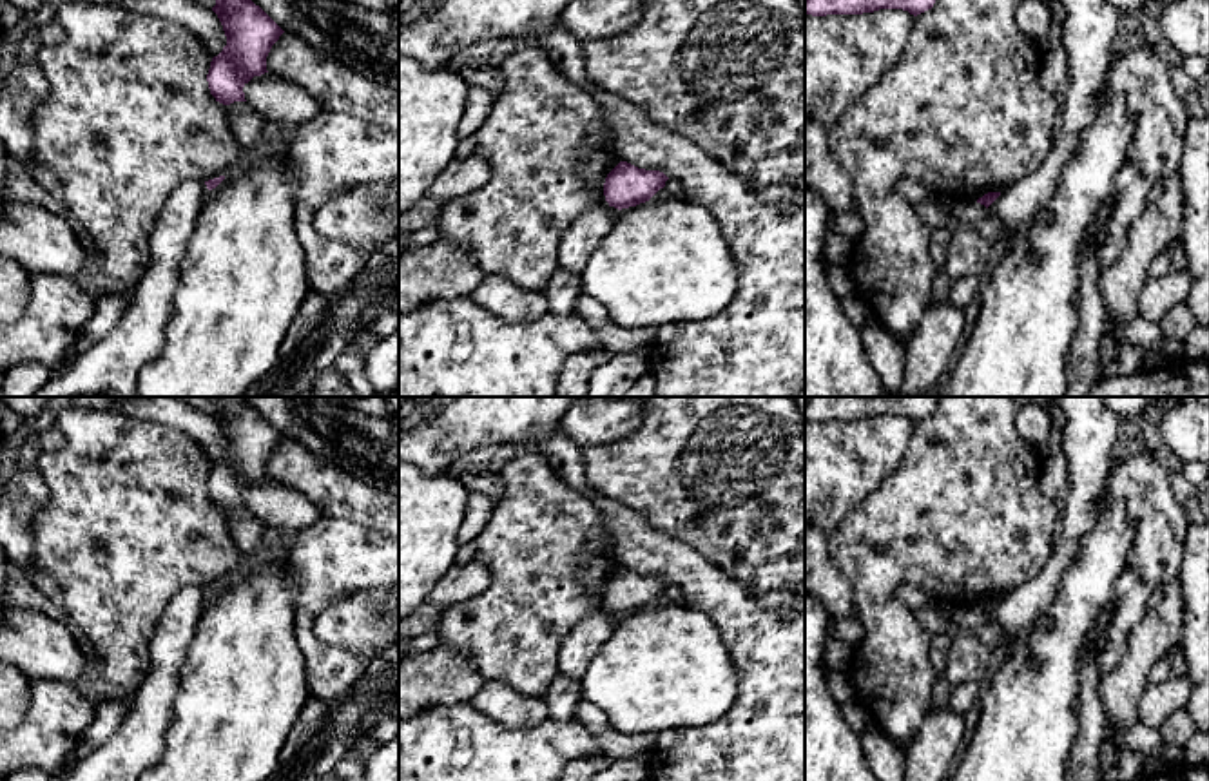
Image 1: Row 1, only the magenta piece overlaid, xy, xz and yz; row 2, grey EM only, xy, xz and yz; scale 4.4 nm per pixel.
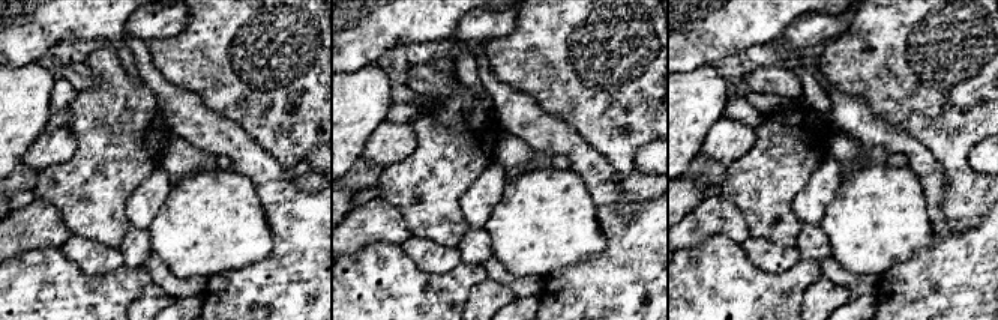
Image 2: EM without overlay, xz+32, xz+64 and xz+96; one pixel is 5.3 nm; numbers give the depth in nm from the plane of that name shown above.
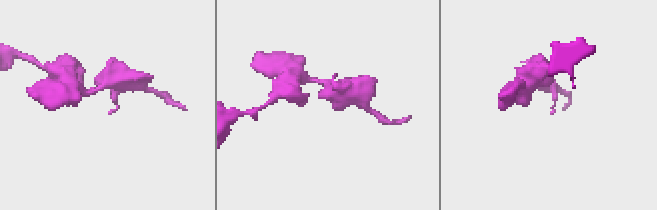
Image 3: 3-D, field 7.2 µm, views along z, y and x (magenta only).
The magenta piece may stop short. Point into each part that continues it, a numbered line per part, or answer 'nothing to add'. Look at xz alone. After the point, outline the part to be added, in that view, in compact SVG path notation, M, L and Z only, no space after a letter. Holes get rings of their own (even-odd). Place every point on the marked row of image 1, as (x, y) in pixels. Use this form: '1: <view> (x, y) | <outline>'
nothing to add

